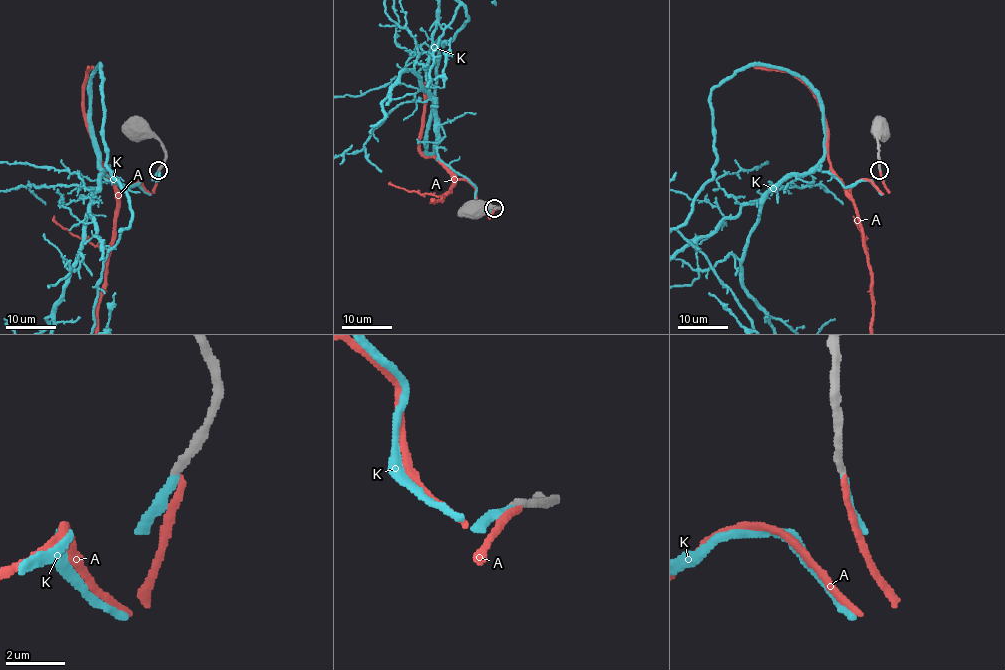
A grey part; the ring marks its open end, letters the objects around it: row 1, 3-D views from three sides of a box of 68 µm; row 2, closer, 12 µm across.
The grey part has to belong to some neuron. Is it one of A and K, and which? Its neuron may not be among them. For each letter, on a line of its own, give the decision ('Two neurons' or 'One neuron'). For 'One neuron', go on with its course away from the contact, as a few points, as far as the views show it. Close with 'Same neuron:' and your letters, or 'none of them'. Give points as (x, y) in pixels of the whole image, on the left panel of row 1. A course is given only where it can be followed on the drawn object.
A: Two neurons
K: One neuron
Same neuron: K

